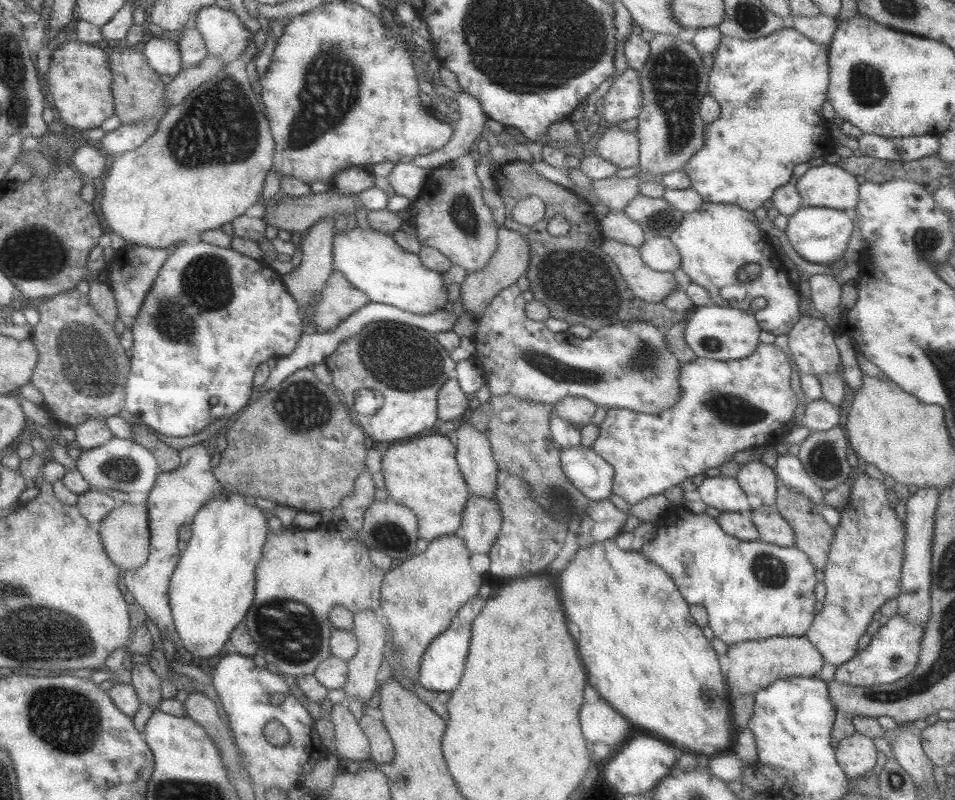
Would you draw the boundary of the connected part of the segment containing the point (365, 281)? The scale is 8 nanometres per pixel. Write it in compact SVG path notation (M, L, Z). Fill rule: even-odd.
M356 227L338 231L333 236L333 267L341 272L358 290L365 292L372 302L389 304L417 315L428 314L444 308L448 289L443 286L443 275L426 268L419 255L404 250L393 235L374 229Z

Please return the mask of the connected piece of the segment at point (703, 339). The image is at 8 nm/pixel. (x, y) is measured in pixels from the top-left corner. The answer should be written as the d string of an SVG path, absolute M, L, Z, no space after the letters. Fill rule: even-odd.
M709 304L698 307L689 316L684 329L686 344L700 358L712 360L740 360L750 356L758 346L760 340L760 325L752 312L742 312L733 306L718 306Z

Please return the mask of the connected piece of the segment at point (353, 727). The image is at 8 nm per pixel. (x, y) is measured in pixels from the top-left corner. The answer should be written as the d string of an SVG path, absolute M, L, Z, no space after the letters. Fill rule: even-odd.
M347 703L335 704L328 714L335 726L335 746L328 753L360 761L371 758L370 743Z

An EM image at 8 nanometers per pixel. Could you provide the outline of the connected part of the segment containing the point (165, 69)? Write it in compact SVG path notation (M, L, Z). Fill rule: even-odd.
M153 37L143 49L150 68L166 80L173 79L183 70L177 41Z

